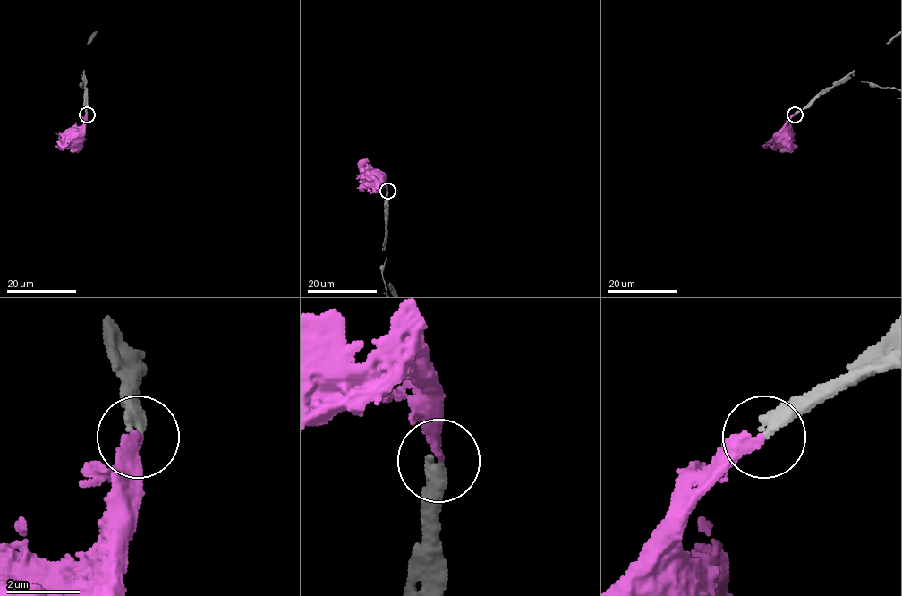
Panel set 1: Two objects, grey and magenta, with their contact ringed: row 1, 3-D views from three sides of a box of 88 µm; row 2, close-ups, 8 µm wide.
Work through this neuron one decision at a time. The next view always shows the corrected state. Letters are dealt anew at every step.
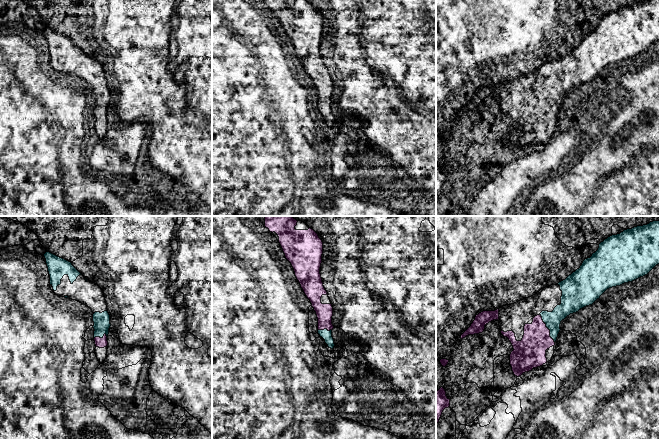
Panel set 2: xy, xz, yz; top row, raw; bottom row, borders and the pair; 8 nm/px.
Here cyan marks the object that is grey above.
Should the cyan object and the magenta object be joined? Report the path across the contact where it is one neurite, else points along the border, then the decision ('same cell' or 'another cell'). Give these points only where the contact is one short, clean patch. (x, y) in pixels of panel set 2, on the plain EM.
runs through yz (569, 81), (547, 103), (537, 114), (530, 128); same cell

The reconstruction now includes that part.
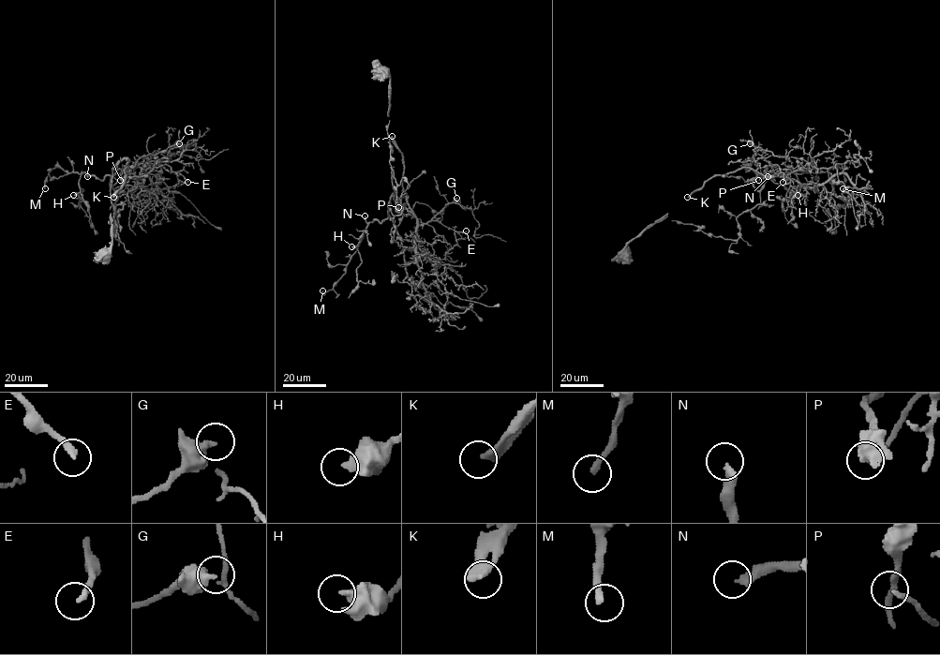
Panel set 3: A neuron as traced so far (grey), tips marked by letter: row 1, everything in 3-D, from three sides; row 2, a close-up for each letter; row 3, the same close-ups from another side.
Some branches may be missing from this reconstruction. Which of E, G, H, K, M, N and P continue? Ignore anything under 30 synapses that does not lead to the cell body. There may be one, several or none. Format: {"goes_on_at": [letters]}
{"goes_on_at": ["E", "M", "N"]}

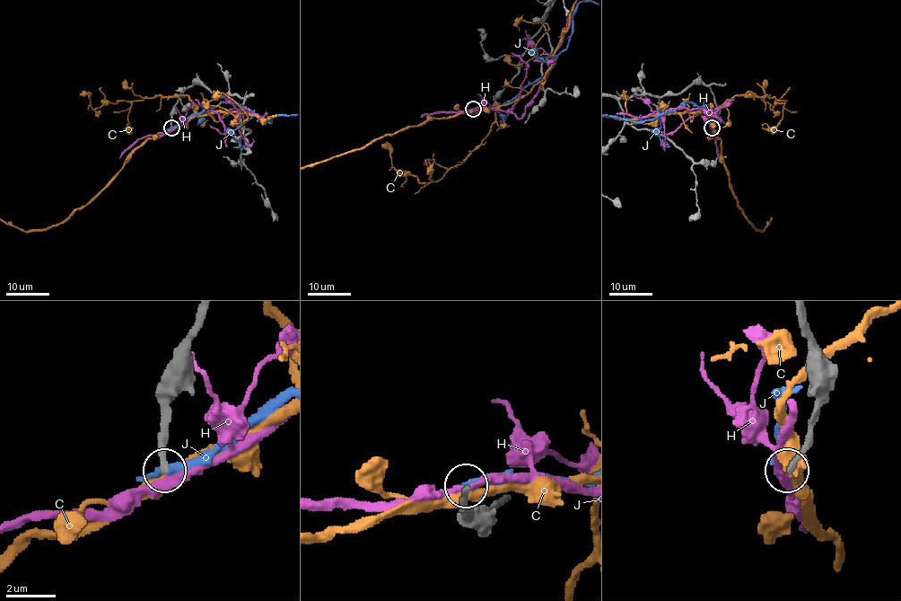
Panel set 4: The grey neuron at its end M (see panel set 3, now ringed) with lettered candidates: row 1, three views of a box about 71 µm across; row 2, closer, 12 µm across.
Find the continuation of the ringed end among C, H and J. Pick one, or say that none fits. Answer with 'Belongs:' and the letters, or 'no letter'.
Belongs: no letter

